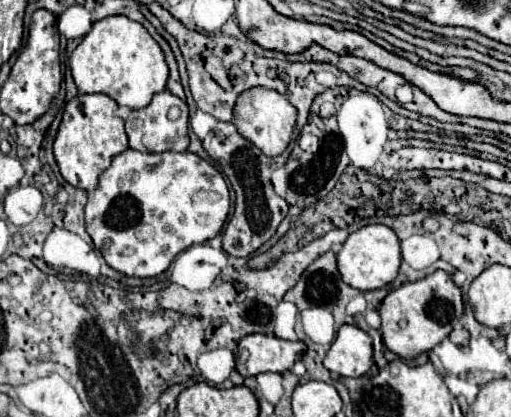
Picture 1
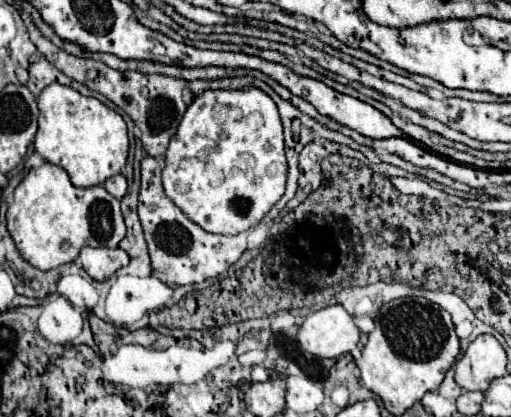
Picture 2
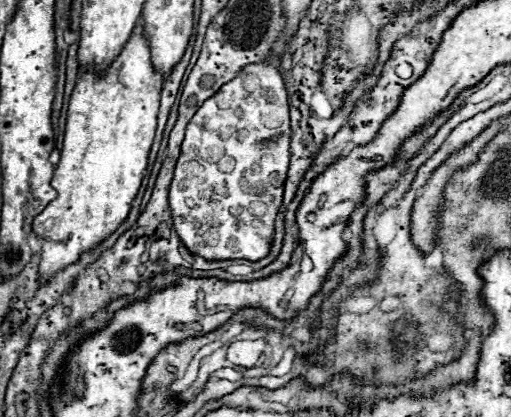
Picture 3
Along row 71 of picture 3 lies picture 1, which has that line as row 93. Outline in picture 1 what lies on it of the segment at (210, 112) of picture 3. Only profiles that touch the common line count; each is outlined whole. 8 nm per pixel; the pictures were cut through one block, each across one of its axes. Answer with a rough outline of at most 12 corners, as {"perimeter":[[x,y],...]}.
{"perimeter":[[268,88],[236,102],[238,132],[266,156],[290,144],[296,108]]}

